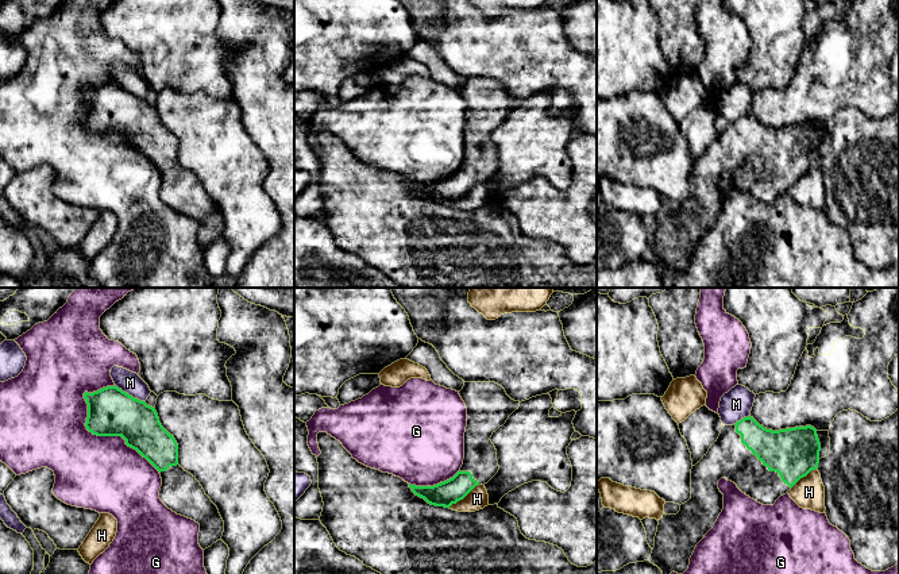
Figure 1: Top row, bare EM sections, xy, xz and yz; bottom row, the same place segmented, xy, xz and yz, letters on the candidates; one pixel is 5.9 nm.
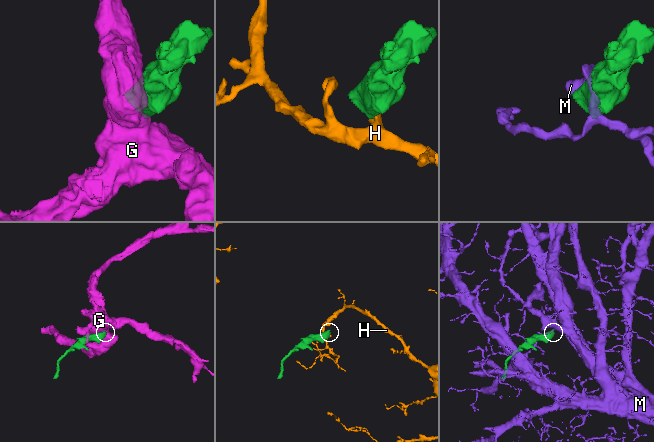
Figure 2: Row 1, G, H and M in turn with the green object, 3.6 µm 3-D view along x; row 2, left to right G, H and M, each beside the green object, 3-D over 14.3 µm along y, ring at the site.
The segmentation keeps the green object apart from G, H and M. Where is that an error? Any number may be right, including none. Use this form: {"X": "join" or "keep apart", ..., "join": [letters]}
{"G": "keep apart", "H": "keep apart", "M": "keep apart", "join": []}

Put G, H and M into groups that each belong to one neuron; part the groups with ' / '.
G / H / M

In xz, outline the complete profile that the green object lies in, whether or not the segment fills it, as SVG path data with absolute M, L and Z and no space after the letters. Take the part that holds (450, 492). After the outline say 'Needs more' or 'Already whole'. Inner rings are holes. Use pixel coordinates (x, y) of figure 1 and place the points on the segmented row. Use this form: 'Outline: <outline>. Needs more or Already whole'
Outline: M490 381L464 382L459 394L467 408L464 459L460 470L433 486L409 484L416 496L435 506L450 508L498 473L497 450L490 438L520 407L520 401L512 400L501 385Z. Needs more

